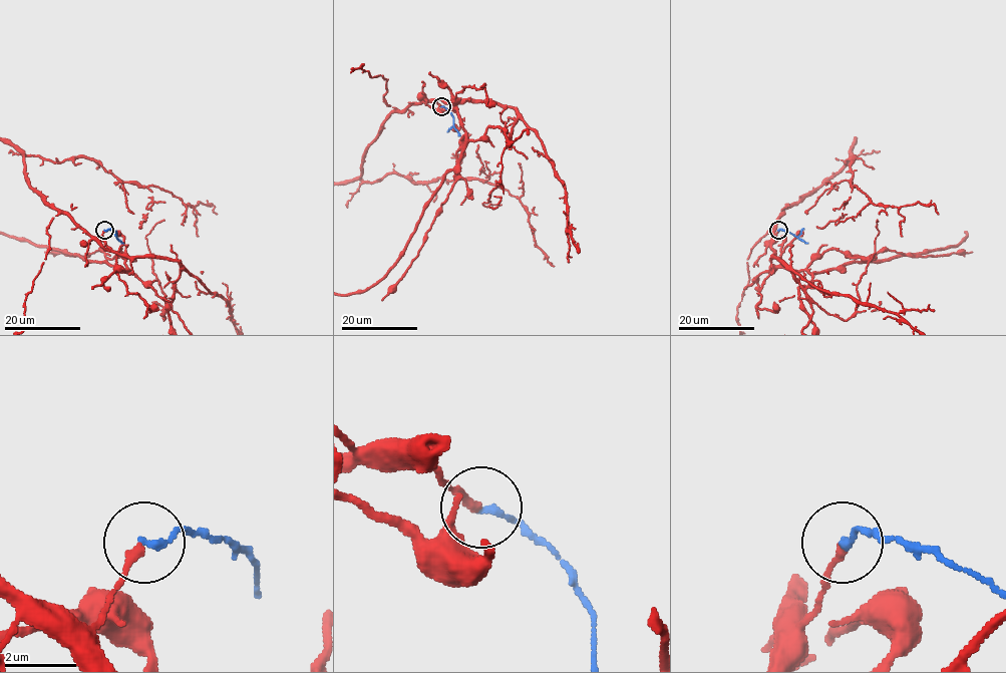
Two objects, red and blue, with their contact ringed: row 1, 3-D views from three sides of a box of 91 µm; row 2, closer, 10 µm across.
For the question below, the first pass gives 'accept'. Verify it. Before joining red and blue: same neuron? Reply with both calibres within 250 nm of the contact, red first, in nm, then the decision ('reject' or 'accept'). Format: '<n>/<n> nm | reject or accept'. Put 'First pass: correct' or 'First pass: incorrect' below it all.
200/190 nm | reject
First pass: incorrect

